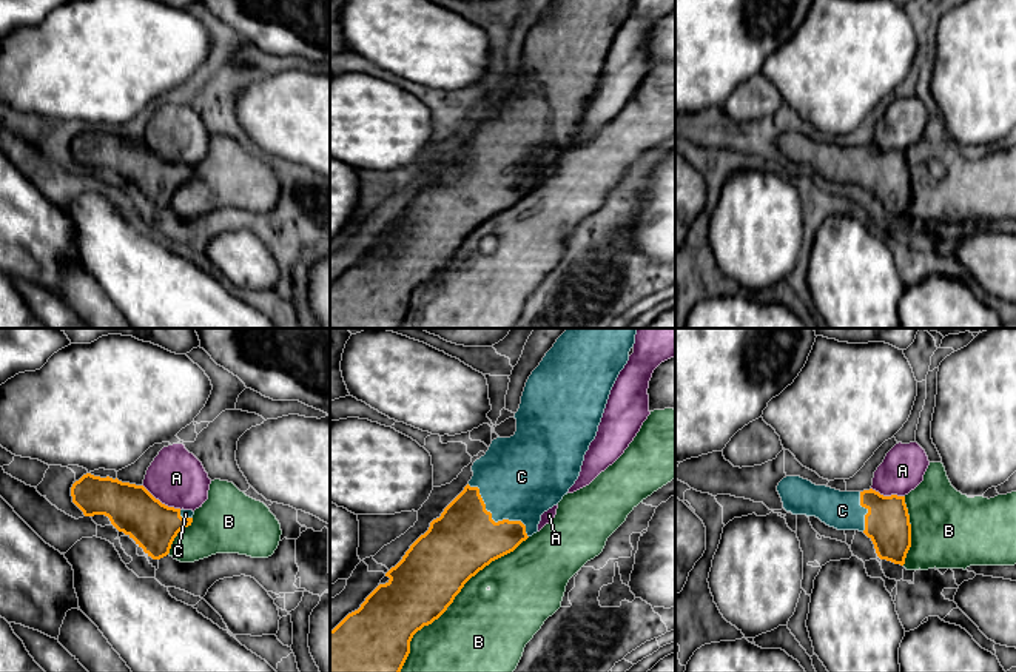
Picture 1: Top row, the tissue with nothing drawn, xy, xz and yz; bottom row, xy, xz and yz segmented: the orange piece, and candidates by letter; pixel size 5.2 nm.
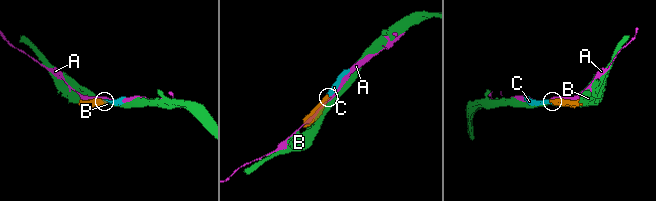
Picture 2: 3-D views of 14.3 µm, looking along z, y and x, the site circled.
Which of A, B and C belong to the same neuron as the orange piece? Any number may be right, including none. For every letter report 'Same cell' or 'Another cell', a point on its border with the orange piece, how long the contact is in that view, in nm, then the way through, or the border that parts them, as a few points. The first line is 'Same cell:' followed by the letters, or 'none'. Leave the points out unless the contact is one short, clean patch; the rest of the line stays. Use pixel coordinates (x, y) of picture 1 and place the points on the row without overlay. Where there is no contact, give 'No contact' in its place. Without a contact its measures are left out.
Same cell: C
A: Another cell. Touches orange at xy (161, 157). Shared border 240 nm
B: Another cell. Touches orange at xz (454, 253). Shared border 1000 nm
C: Same cell. Touches orange at xz (492, 174). Shared border 420 nm

